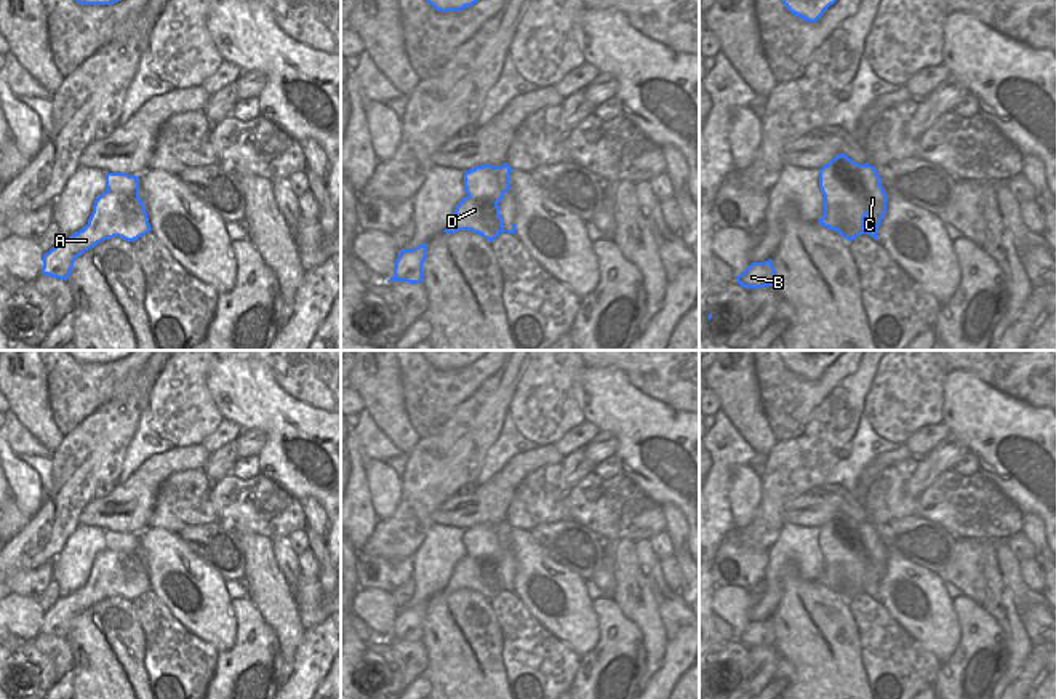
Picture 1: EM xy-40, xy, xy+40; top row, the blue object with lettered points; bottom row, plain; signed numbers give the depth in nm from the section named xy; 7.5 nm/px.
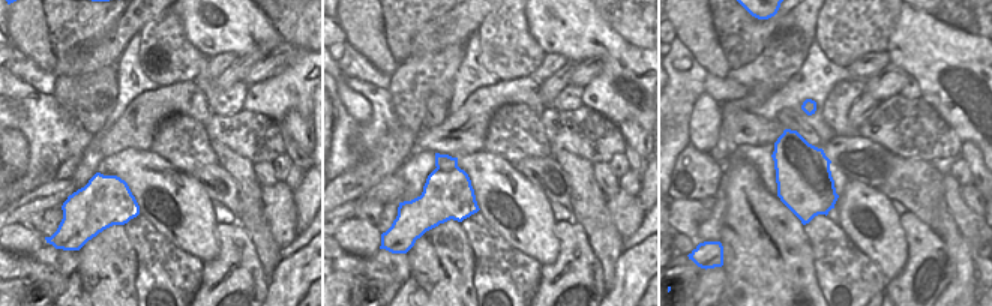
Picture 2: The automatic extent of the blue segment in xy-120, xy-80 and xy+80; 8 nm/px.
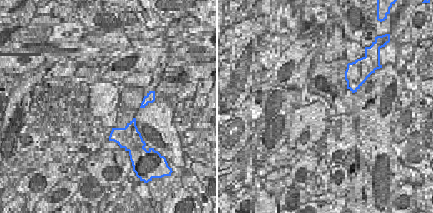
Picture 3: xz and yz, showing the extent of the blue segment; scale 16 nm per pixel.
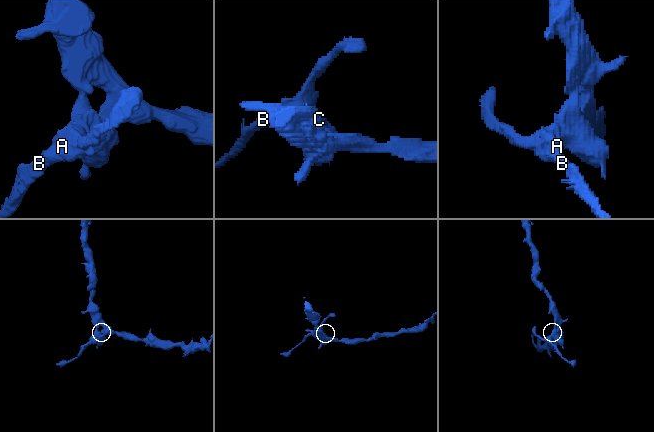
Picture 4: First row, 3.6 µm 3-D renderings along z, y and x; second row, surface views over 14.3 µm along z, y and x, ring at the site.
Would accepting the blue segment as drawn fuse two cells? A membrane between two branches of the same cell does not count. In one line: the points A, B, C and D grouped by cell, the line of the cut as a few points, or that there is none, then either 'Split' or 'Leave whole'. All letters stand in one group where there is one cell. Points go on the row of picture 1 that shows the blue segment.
Groups: A B D / C. Split along xy-40 (108, 189), (138, 197). Split.

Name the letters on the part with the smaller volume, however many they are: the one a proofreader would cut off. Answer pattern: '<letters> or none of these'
A, B, D

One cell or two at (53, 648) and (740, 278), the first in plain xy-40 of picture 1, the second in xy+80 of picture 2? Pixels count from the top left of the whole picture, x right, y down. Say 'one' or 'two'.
two

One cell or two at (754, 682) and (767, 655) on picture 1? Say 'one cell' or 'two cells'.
one cell

